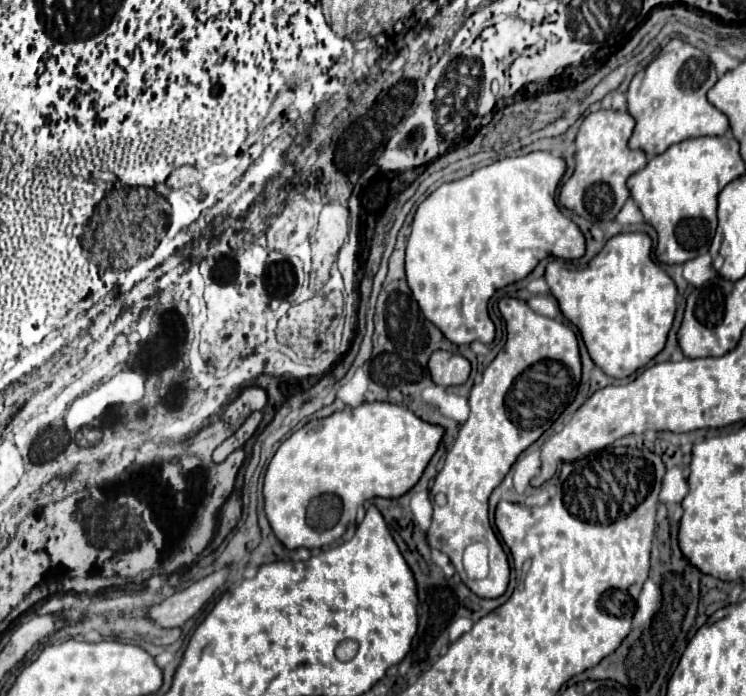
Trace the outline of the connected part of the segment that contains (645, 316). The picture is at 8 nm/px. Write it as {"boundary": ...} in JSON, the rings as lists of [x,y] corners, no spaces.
{"boundary":[[[620,233],[614,235],[584,269],[572,269],[562,259],[552,259],[546,267],[544,279],[550,285],[550,291],[560,305],[560,311],[568,321],[578,327],[592,361],[606,375],[616,379],[632,375],[636,369],[644,367],[650,359],[654,359],[664,349],[666,335],[674,321],[676,285],[670,275],[652,261],[650,253],[652,239],[646,233]]]}

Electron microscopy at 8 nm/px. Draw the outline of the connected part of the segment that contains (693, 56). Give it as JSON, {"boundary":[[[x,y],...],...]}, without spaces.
{"boundary":[[[670,39],[658,53],[658,57],[642,71],[636,73],[626,91],[628,113],[636,119],[634,133],[628,141],[630,149],[640,149],[648,157],[664,153],[670,145],[690,137],[724,135],[728,129],[728,117],[712,107],[706,99],[708,89],[718,81],[718,75],[710,59],[696,47],[682,39]]]}

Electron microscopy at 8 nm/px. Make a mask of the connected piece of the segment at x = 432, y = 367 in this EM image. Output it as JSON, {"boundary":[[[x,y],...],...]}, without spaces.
{"boundary":[[[434,351],[428,359],[428,371],[436,385],[462,385],[470,375],[470,361],[448,351]]]}

